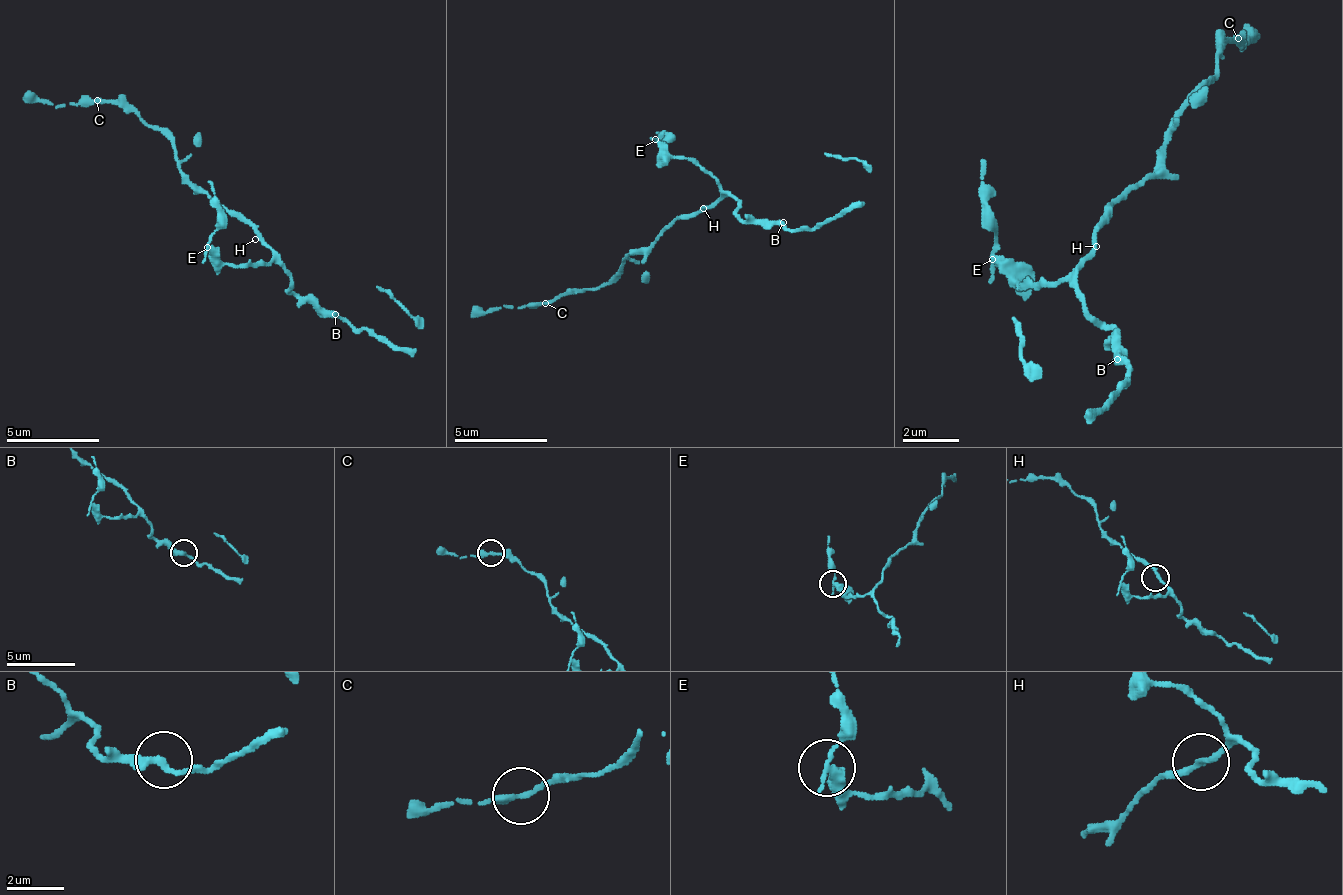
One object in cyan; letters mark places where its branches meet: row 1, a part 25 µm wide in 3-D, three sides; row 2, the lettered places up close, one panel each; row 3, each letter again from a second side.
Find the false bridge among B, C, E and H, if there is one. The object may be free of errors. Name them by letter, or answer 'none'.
E

